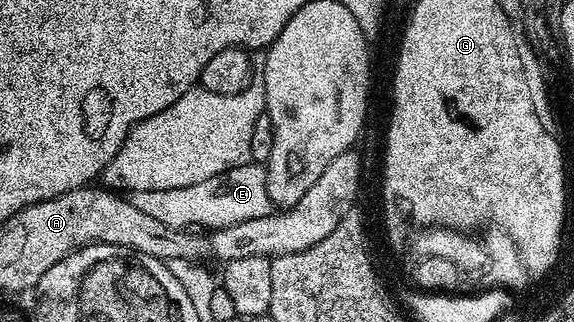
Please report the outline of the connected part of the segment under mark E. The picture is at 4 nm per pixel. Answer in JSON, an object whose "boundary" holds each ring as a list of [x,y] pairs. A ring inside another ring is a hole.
{"boundary":[[[253,161],[228,169],[216,177],[208,177],[208,181],[200,181],[200,185],[135,191],[129,196],[129,201],[136,205],[136,209],[156,217],[156,221],[164,221],[164,225],[179,229],[219,229],[248,221],[252,217],[264,217],[272,211],[266,168]]]}

